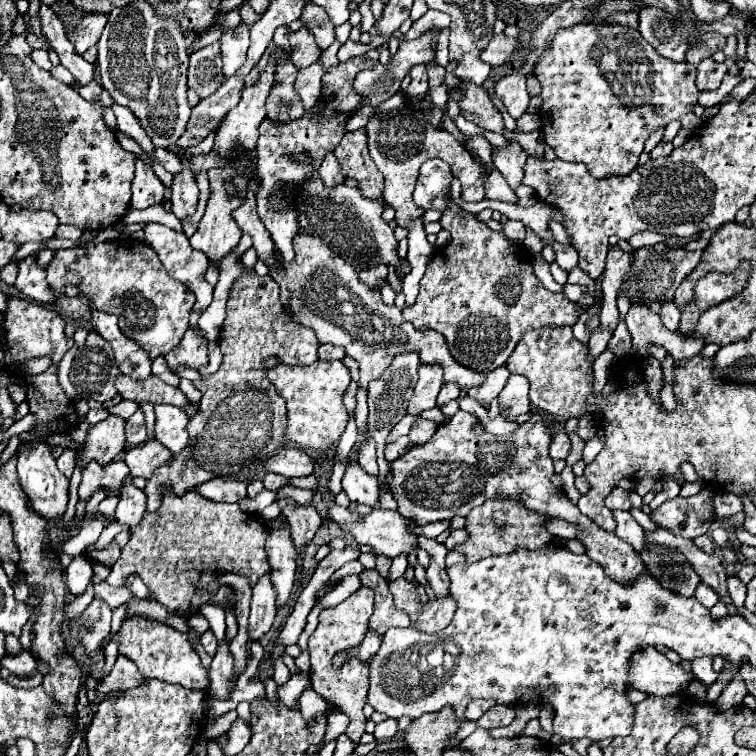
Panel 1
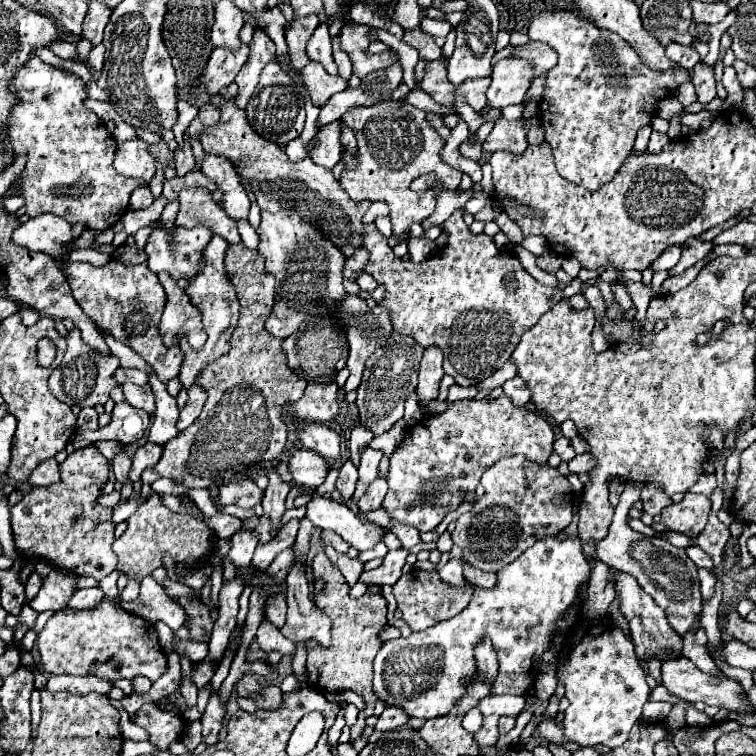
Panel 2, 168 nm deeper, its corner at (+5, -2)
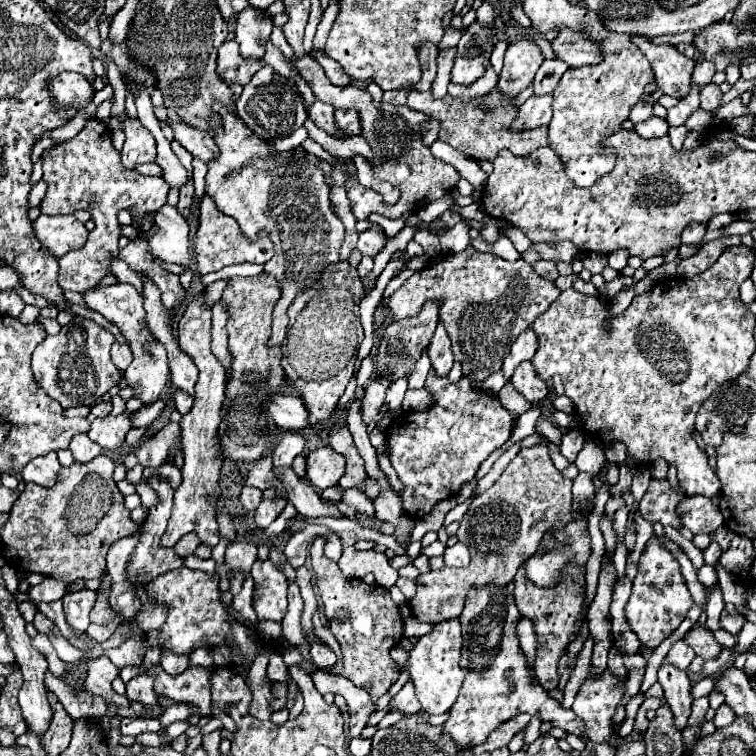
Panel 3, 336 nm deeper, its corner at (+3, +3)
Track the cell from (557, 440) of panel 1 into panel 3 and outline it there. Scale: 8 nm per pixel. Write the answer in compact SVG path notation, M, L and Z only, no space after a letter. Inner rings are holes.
M575 429L575 431L567 431L563 435L563 441L561 441L561 455L569 461L569 463L575 463L577 459L577 453L583 449L585 445L585 435L583 431Z

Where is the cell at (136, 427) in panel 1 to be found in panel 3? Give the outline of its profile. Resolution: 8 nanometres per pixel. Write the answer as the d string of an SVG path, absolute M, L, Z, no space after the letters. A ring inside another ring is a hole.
M85 433L83 435L77 435L71 439L71 445L69 445L69 451L73 453L73 459L77 463L89 463L93 457L97 457L101 453L101 447L95 445Z

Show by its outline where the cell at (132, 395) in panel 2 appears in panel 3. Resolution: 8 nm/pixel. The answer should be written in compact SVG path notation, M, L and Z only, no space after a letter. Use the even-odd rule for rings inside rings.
M115 283L115 285L85 291L83 301L85 301L87 309L101 313L109 323L113 323L125 335L125 339L127 339L127 343L133 351L133 363L123 373L129 387L135 387L137 397L141 401L157 401L165 383L167 383L167 379L169 379L169 363L167 363L165 347L153 337L153 333L147 327L143 297L137 293L137 289L133 285Z

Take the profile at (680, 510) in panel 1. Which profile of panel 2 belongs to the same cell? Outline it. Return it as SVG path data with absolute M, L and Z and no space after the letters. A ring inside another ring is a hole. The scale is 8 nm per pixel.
M687 492L679 504L671 504L667 506L667 510L663 510L661 522L669 530L681 532L689 538L697 538L707 524L709 510L711 510L711 500L707 496Z

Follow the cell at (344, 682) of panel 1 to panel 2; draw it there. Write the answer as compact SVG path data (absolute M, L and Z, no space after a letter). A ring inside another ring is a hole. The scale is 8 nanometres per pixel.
M319 552L313 560L313 578L325 580L325 590L315 594L315 606L331 618L331 646L323 650L323 646L315 646L309 642L307 646L307 684L315 690L325 688L341 688L353 690L365 702L365 710L359 712L357 722L351 726L351 742L355 742L365 730L365 718L373 712L377 696L373 694L373 658L381 648L381 640L377 632L387 624L387 600L383 596L363 594L361 598L349 598L349 584L343 574L327 560L325 552Z

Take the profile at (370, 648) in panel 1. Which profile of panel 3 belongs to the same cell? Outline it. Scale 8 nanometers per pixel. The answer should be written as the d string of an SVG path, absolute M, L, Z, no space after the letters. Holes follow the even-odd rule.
M407 617L407 619L405 619L405 635L407 635L407 637L419 639L419 637L431 633L431 629L433 629L431 623L423 623L423 621L415 619L415 617Z

